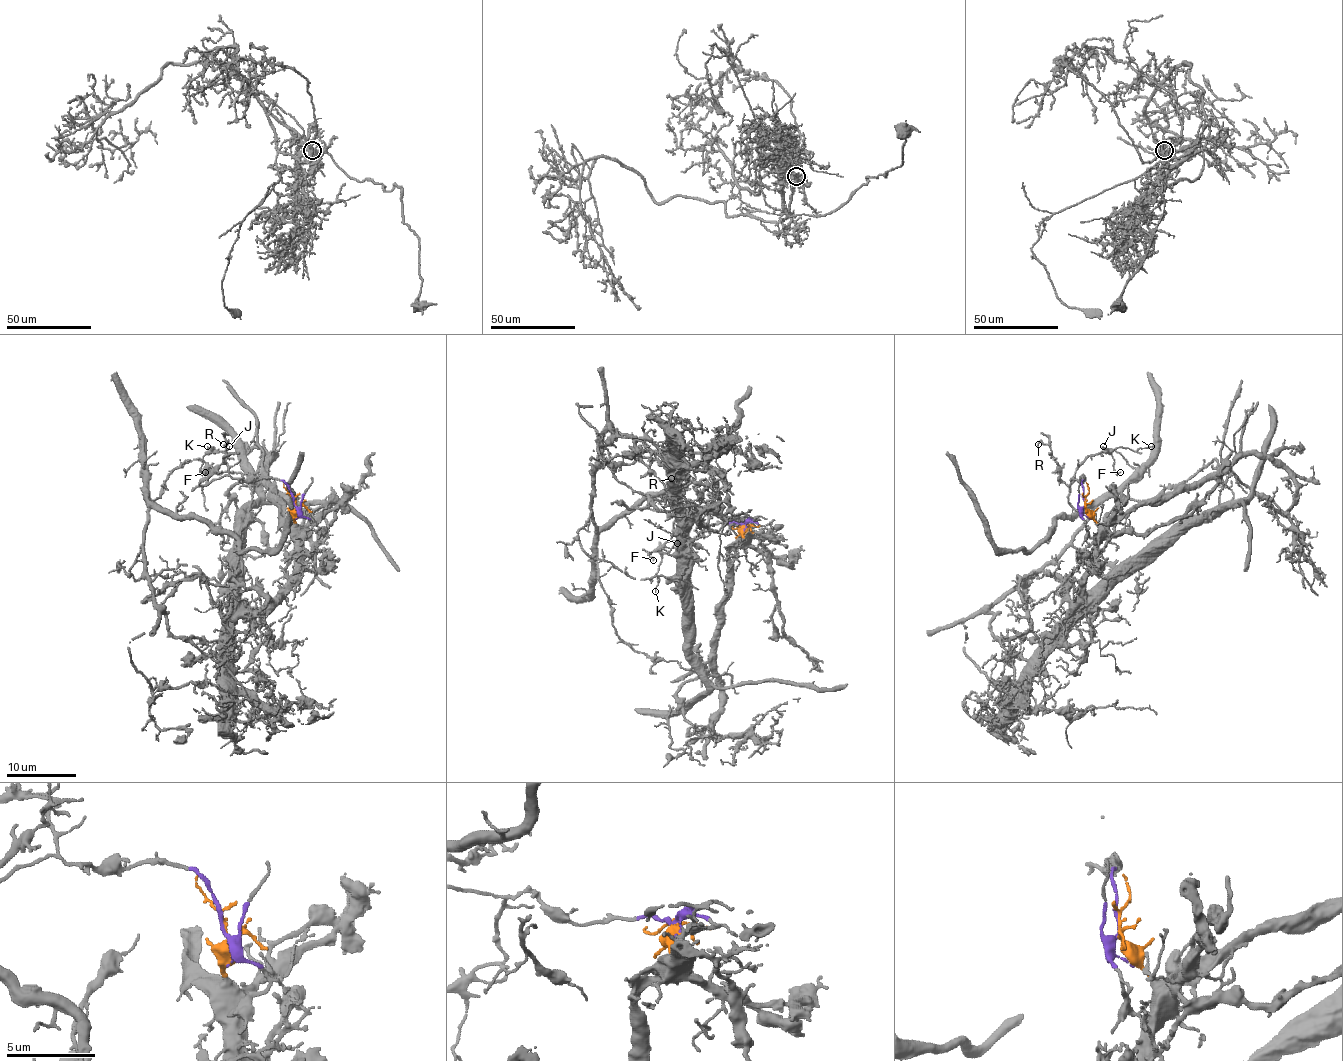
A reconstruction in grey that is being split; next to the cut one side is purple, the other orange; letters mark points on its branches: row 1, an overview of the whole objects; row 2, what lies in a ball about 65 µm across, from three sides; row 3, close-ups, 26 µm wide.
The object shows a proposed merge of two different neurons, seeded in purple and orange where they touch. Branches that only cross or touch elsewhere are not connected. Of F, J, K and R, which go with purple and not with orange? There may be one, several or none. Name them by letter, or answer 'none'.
F, J, K, R

